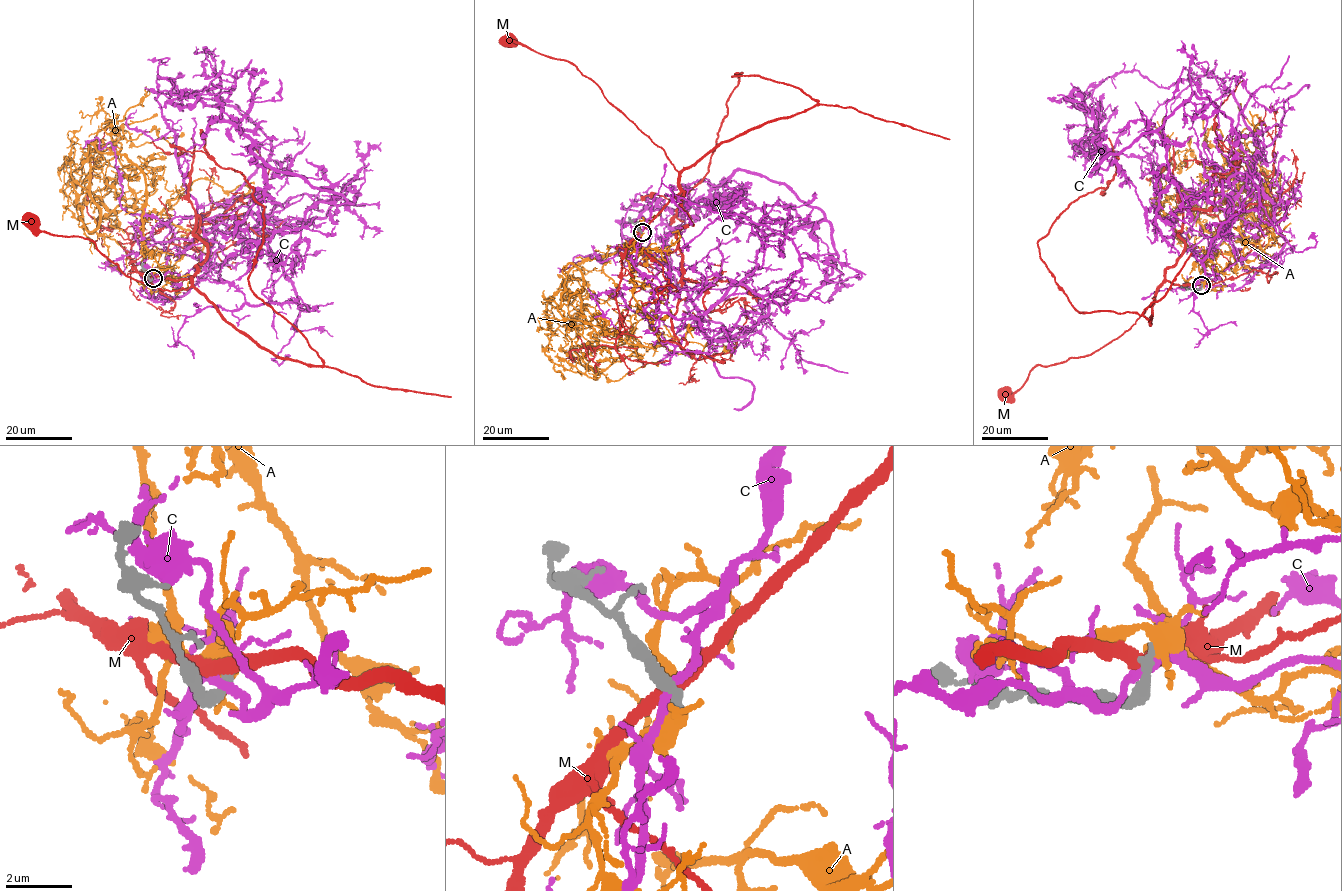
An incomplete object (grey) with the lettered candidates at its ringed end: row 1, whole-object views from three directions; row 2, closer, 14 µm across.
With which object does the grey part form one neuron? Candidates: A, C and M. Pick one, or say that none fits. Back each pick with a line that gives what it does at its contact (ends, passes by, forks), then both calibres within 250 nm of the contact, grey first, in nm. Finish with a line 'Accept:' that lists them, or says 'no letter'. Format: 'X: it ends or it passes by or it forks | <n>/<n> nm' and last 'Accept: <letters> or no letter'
Accept: no letter

